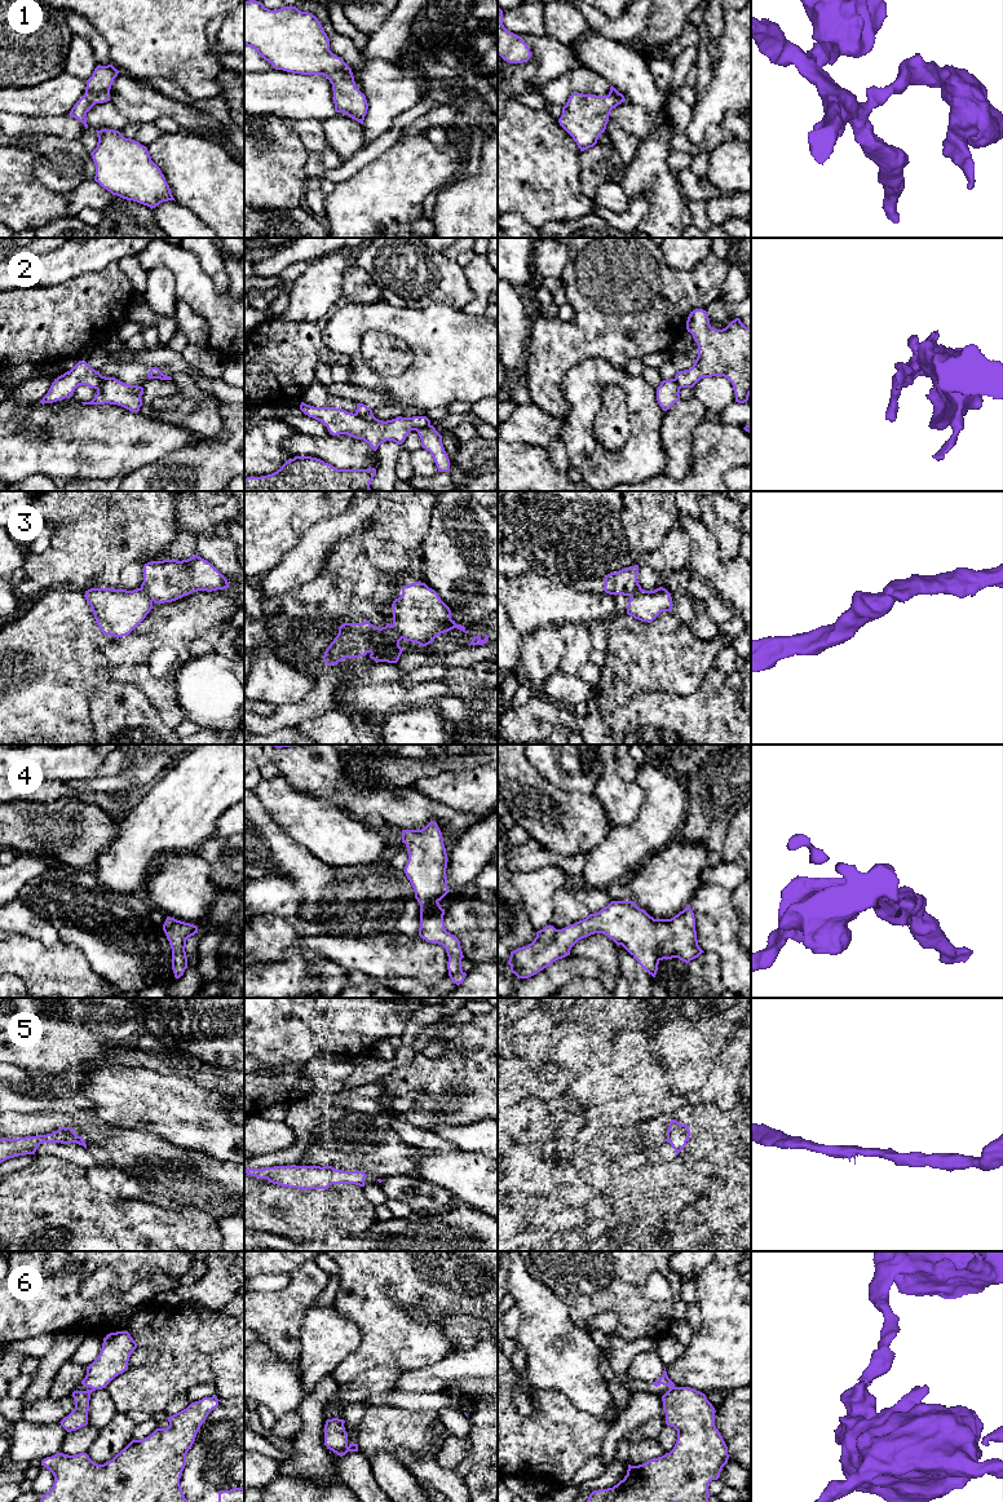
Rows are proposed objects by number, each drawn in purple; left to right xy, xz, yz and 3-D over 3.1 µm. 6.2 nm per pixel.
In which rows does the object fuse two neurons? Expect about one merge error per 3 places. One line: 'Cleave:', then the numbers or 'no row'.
Cleave: 2, 3, 6

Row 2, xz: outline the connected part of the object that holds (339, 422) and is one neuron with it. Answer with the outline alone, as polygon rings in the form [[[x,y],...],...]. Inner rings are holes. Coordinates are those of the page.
[[[301,402],[300,410],[309,418],[323,423],[330,434],[348,434],[353,438],[363,439],[374,451],[386,441],[402,445],[411,430],[430,425],[430,420],[427,416],[398,416],[386,421],[376,421],[359,418],[341,408],[314,407],[304,402]]]

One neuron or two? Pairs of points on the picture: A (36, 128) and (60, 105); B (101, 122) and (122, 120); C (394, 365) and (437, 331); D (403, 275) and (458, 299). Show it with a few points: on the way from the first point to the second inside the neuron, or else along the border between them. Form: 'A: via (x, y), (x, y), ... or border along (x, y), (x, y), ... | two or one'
A: border along (20, 114), (30, 116), (67, 115) | two
B: via (106, 120), (116, 120) | one
C: border along (385, 334), (412, 352), (398, 375) | two
D: via (416, 275), (436, 278), (445, 286) | one

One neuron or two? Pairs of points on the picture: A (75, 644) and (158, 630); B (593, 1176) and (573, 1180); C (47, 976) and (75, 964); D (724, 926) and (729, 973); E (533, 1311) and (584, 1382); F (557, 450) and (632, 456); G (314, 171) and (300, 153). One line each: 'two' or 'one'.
A: one
B: two
C: one
D: one
E: one
F: two
G: two

